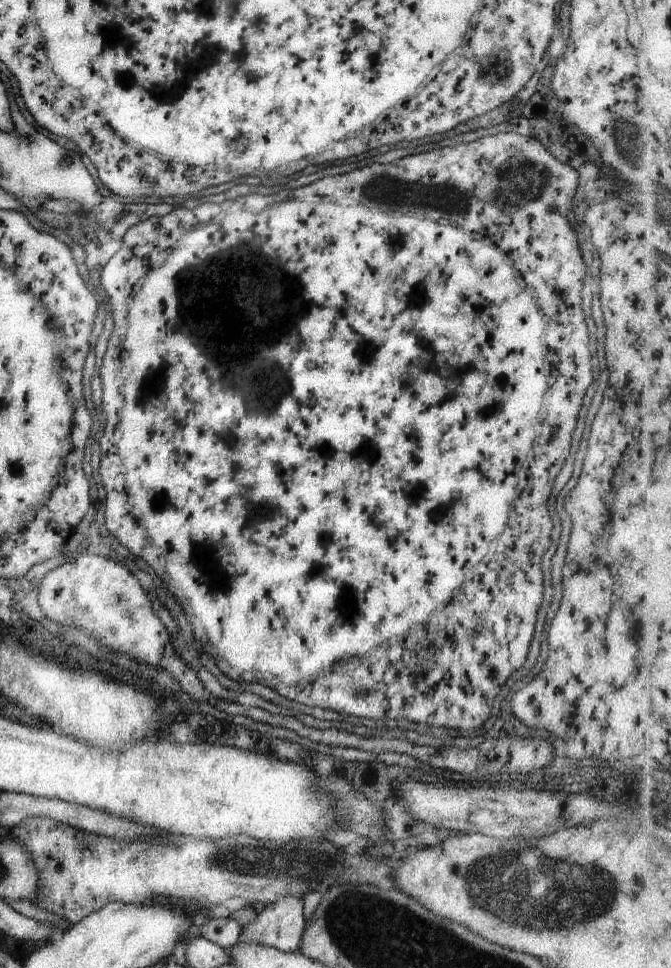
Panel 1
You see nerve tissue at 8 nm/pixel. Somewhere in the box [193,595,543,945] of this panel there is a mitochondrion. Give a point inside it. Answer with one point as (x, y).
(298, 863)

